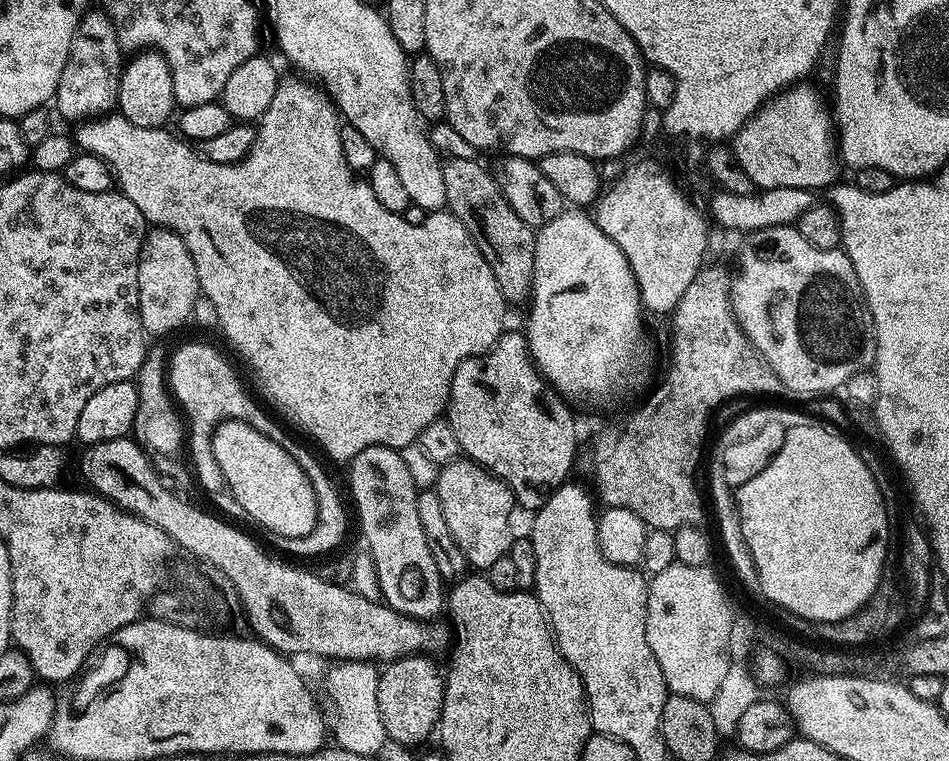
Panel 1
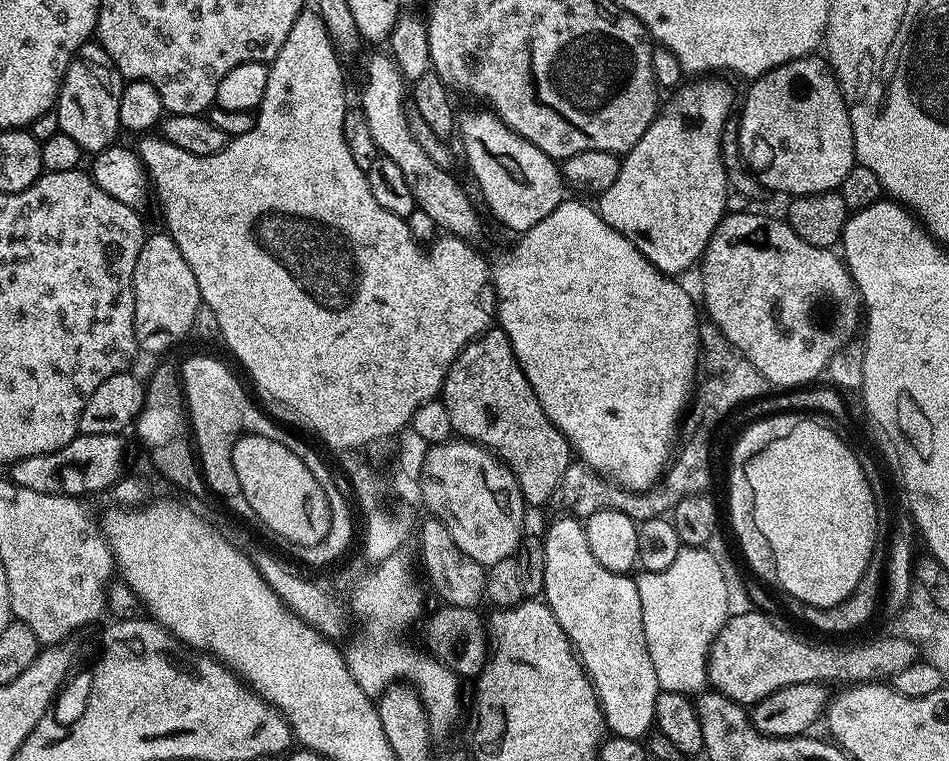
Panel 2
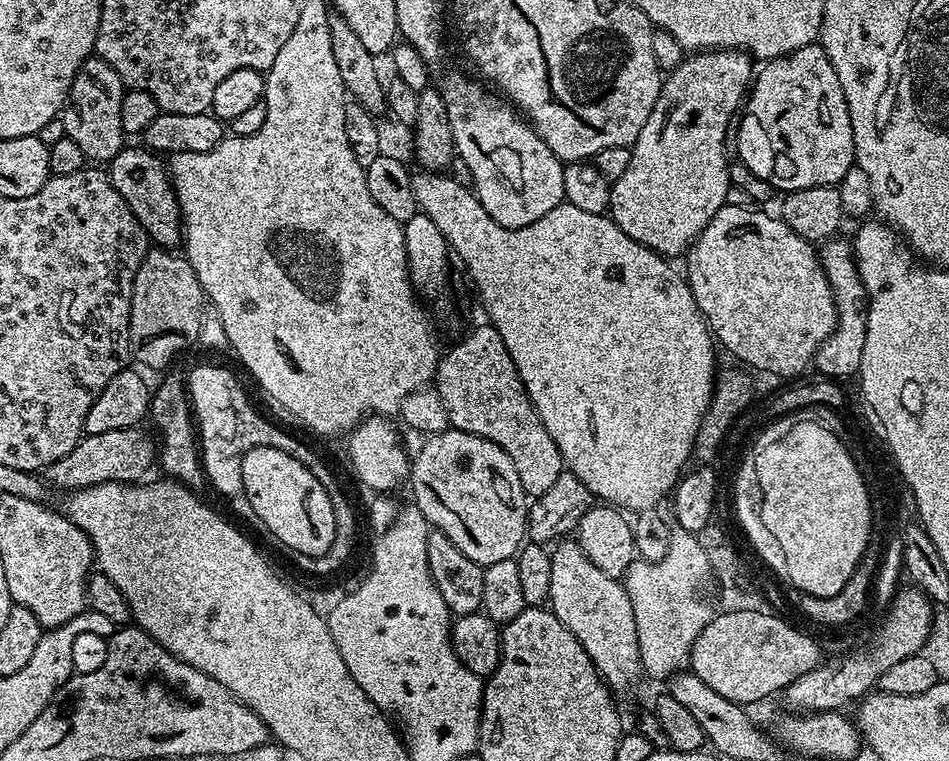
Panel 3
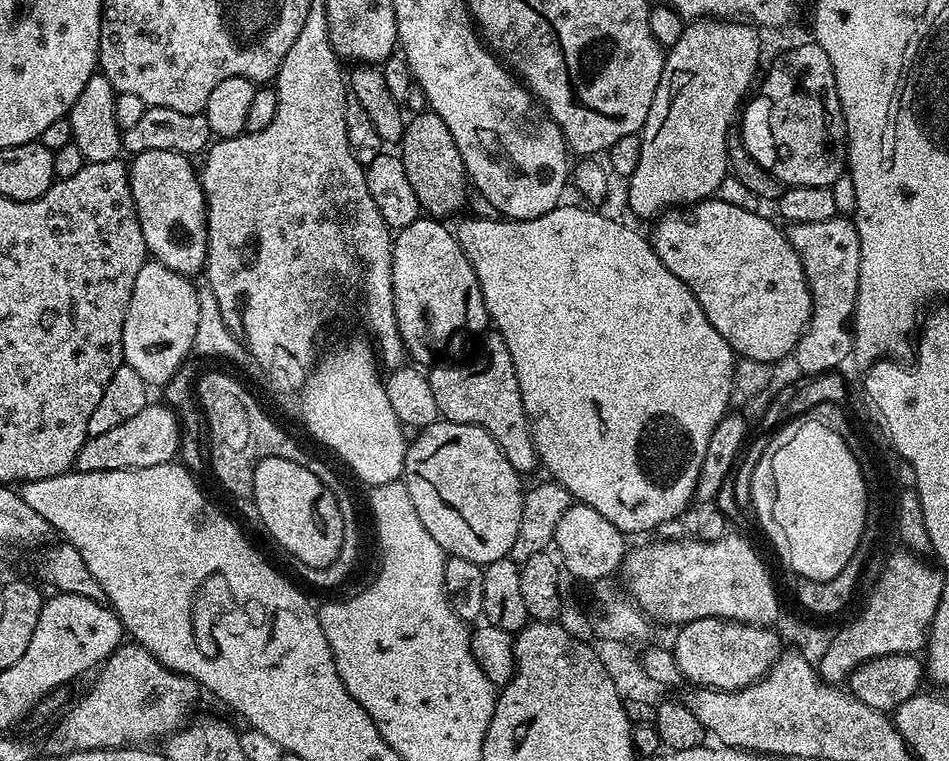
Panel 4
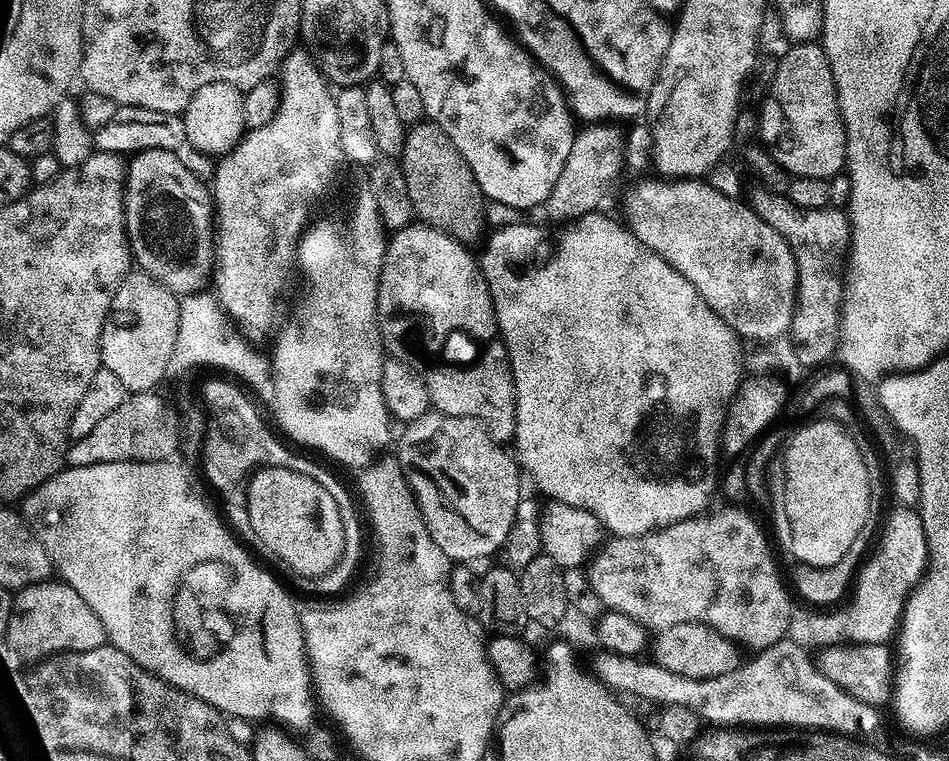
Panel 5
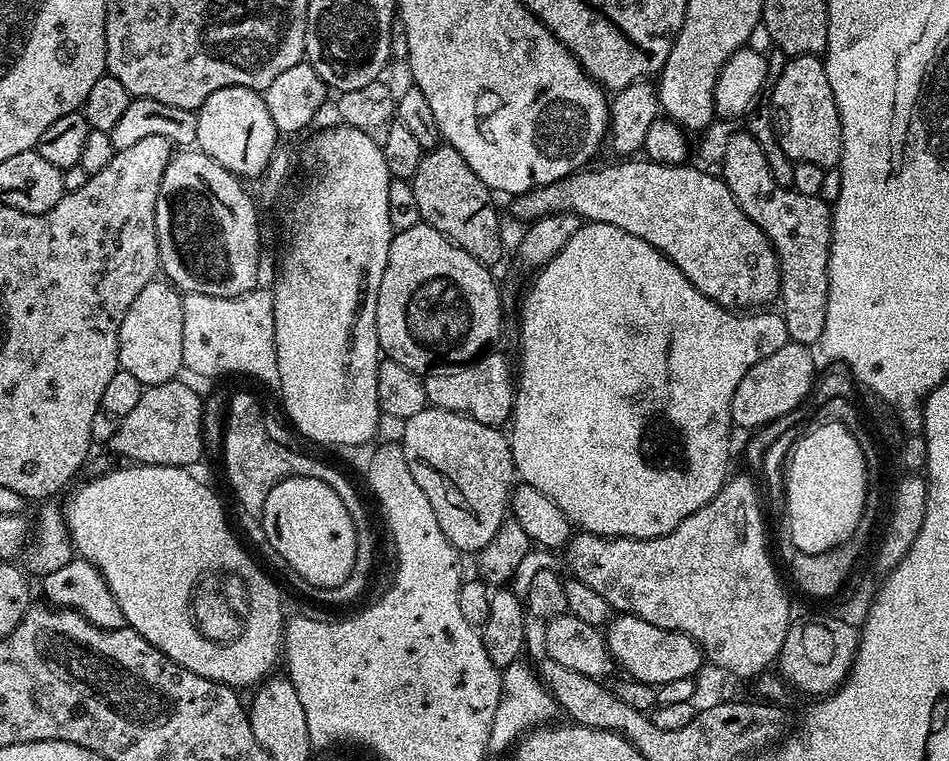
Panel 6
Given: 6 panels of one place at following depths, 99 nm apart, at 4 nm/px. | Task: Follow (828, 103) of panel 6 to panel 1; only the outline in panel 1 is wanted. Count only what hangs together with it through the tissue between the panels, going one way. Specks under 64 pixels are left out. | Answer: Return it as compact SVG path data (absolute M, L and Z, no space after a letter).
M796 82L765 100L738 129L734 151L742 170L750 174L757 189L827 189L837 179L838 152L836 156L832 132L834 136L834 116L829 105L828 108L824 105L819 90L811 88L808 82Z

